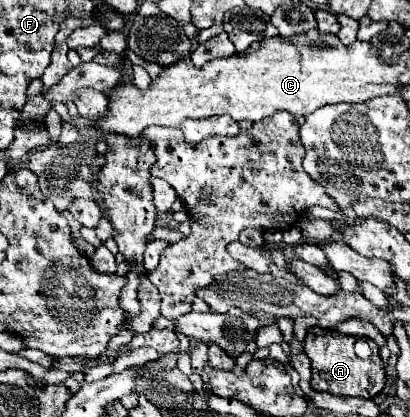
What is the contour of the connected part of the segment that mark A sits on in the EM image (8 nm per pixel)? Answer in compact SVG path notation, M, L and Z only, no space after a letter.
M310 327L304 339L304 353L312 361L312 389L326 391L332 395L350 395L350 397L364 397L372 399L376 397L384 387L384 367L382 359L378 355L378 345L368 339L368 345L372 349L372 355L368 359L360 359L354 353L354 341L356 337L342 335L338 331L328 331L322 327Z

